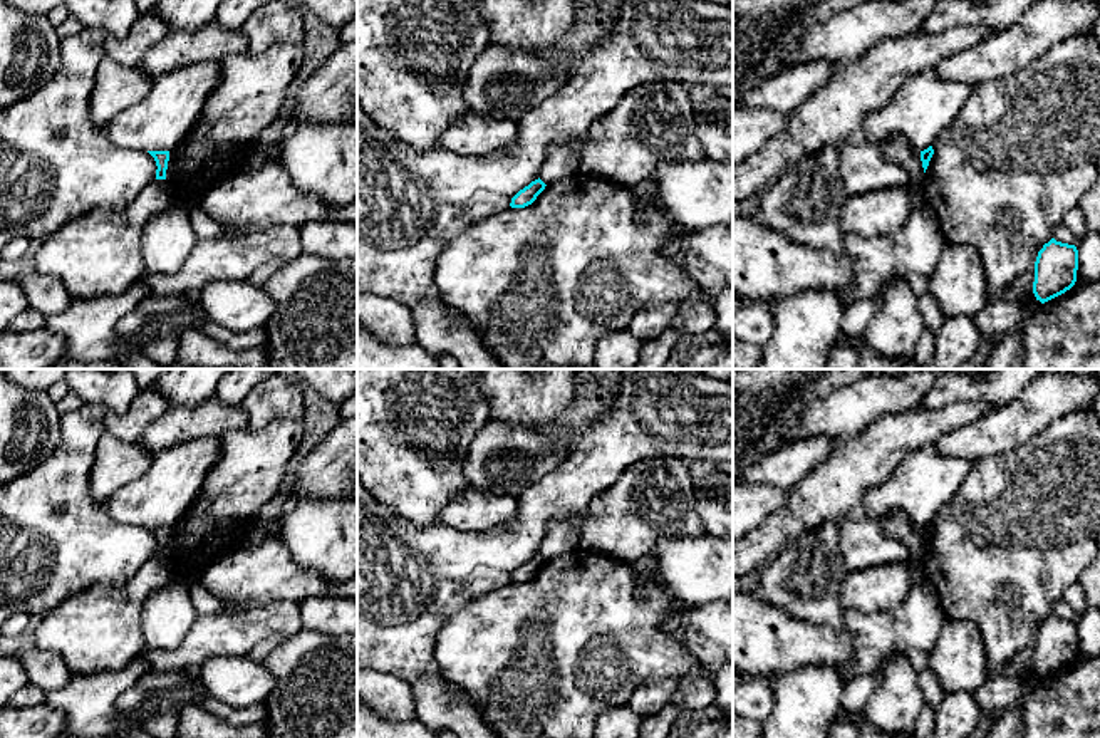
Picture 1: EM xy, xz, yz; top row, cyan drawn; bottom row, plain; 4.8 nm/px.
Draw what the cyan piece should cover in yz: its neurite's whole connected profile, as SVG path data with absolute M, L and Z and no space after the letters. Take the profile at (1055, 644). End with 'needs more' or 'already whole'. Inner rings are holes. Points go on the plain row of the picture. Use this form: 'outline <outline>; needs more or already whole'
outline M1051 614L1035 637L1033 669L1041 679L1065 669L1077 657L1078 626Z; already whole

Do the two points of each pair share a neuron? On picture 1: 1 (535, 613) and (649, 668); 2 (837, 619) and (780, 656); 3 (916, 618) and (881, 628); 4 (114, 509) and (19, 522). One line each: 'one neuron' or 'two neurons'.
1: one neuron
2: two neurons
3: one neuron
4: two neurons

